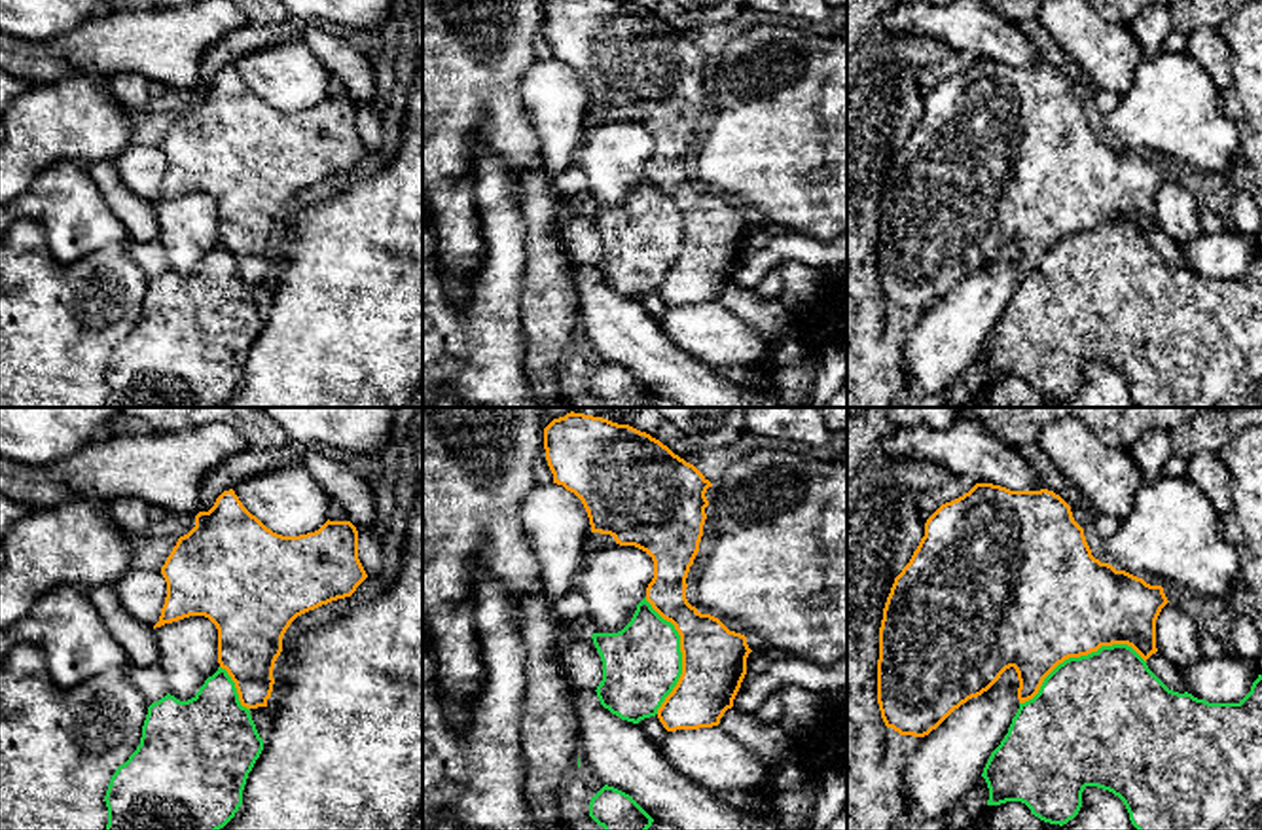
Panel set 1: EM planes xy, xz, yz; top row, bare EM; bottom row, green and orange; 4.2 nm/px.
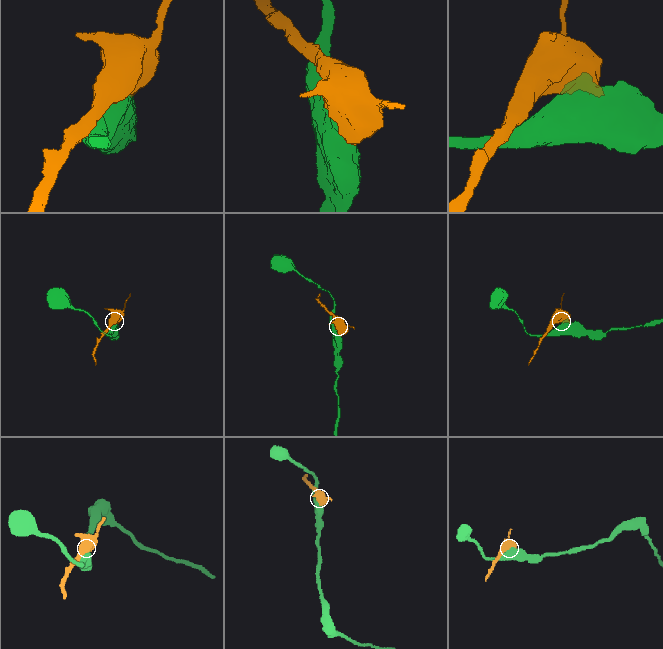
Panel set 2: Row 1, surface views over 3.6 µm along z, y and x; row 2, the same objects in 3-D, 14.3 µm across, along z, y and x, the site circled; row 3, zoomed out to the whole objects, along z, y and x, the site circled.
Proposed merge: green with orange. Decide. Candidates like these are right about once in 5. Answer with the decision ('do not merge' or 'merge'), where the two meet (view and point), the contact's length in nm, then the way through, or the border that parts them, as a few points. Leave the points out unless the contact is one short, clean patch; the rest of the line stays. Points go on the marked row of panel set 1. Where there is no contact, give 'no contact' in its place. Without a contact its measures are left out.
do not merge | yz (1081, 656) | 550 nm

